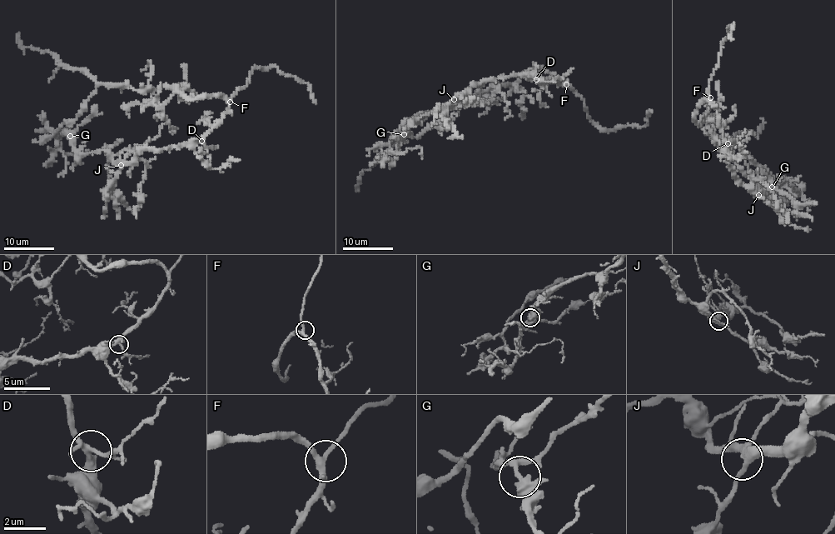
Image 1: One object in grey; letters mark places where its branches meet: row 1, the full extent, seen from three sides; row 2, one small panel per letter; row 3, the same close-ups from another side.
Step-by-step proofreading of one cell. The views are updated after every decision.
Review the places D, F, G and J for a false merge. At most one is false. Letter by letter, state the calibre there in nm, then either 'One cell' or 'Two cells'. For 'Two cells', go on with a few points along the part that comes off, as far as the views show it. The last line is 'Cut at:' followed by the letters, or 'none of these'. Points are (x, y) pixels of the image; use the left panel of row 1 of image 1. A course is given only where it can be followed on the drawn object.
D: Thickness 300 nm. One cell
F: Thickness 240 nm. One cell
G: Thickness 320 nm. One cell
J: Thickness 340 nm. One cell
Cut at: none of these

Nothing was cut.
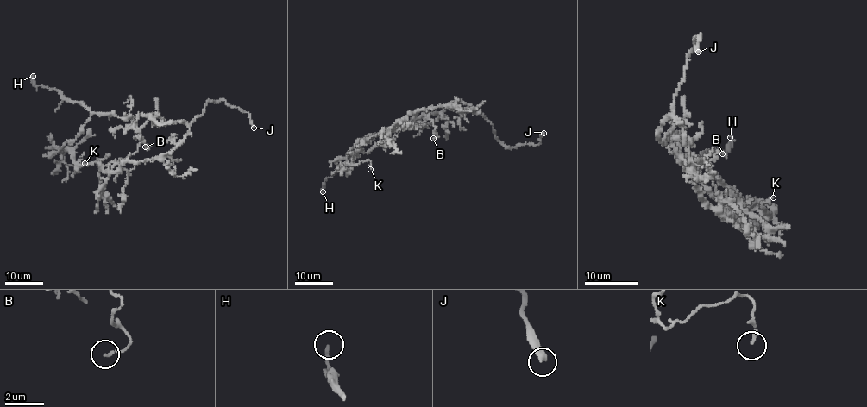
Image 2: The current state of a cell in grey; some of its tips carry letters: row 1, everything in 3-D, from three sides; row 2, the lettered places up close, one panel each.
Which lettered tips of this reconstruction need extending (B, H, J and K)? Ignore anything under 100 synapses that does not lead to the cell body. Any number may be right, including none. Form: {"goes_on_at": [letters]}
{"goes_on_at": ["J"]}

